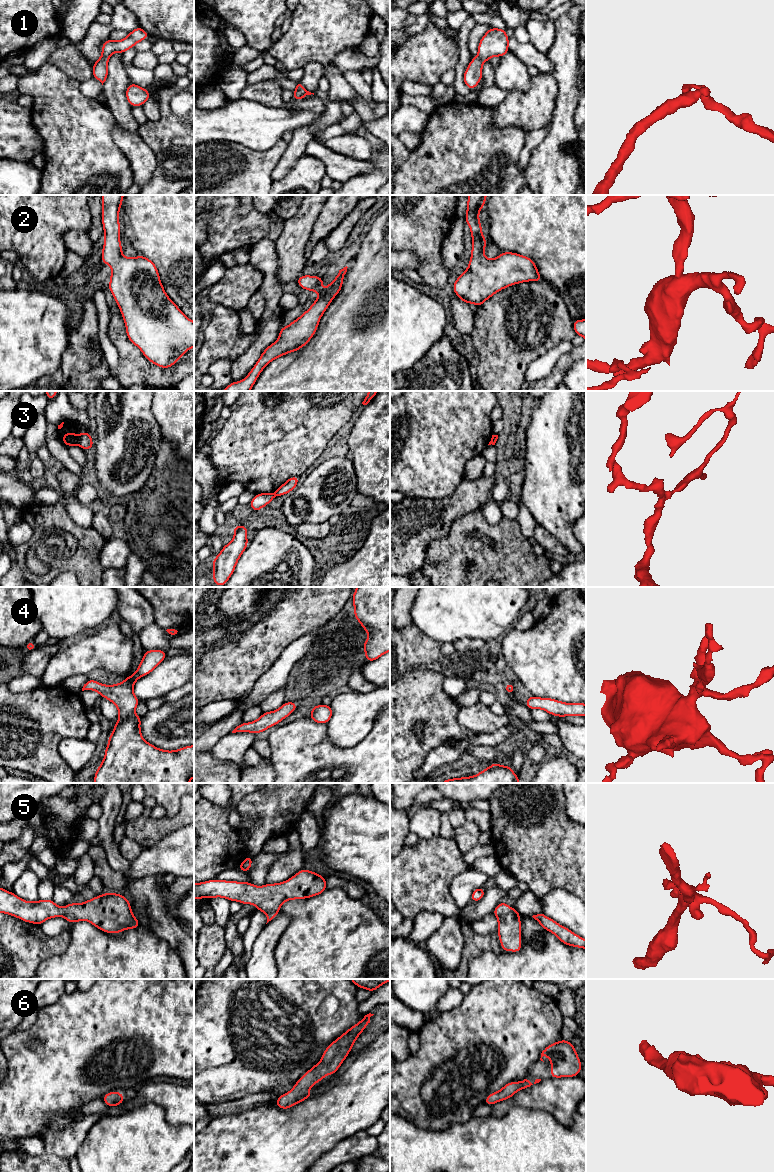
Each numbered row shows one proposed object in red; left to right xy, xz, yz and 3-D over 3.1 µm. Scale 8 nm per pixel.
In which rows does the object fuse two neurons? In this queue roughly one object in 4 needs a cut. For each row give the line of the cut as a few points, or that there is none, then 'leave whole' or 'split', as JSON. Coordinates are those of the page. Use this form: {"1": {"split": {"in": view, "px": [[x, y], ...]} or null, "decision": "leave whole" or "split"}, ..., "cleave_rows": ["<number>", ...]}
{"1": {"split": null, "decision": "leave whole"}, "2": {"split": null, "decision": "leave whole"}, "3": {"split": {"in": "xy", "px": [[77, 435], [78, 444]]}, "decision": "split"}, "4": {"split": null, "decision": "leave whole"}, "5": {"split": null, "decision": "leave whole"}, "6": {"split": null, "decision": "leave whole"}, "cleave_rows": ["3"]}

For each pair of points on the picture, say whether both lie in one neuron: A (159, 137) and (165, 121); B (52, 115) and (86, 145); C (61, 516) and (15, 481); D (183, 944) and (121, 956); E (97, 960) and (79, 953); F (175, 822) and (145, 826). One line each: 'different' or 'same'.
A: same
B: same
C: different
D: different
E: same
F: same

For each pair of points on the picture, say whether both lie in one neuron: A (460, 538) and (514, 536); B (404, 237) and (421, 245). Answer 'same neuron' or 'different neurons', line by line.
A: same neuron
B: same neuron

